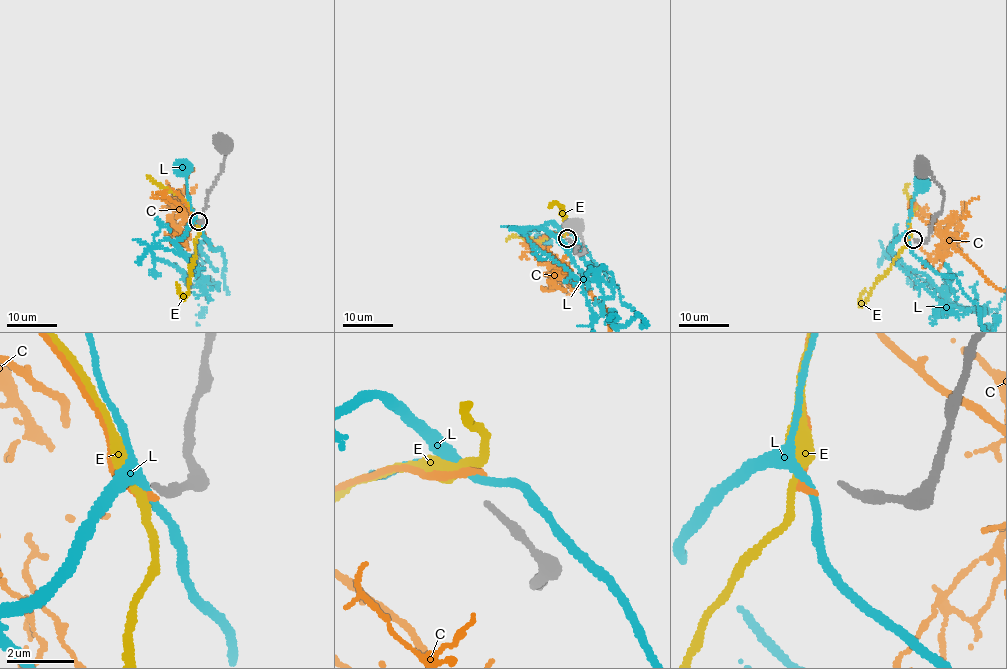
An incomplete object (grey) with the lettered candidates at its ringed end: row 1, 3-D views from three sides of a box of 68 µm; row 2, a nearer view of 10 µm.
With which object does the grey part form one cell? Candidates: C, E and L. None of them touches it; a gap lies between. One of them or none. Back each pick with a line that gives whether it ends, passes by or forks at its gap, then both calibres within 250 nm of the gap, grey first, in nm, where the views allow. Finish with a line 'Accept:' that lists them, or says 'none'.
Accept: none

